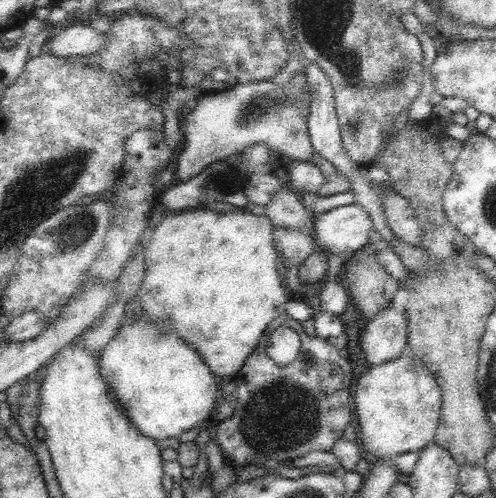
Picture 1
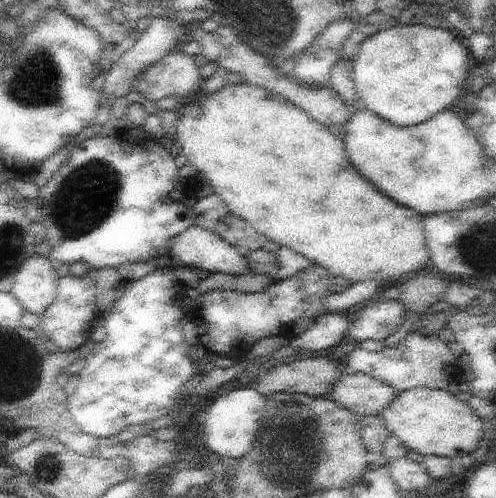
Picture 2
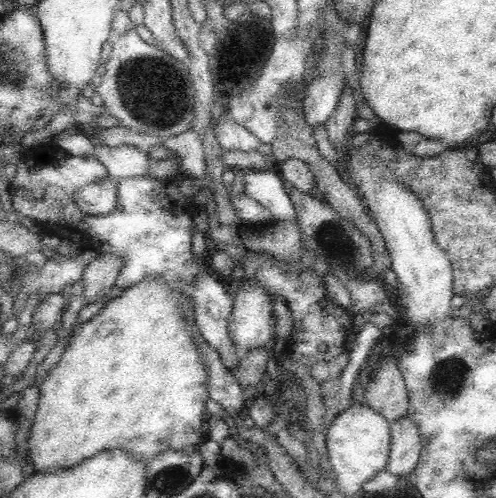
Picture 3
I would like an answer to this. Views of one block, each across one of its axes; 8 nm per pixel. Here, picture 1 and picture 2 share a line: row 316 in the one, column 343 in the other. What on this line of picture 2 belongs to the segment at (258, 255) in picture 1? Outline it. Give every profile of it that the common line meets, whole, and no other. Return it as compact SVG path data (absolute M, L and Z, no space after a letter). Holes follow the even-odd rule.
M245 80L241 84L225 84L223 88L219 88L217 92L213 94L203 94L201 90L197 94L193 94L181 108L179 108L179 120L177 120L177 126L171 130L173 134L173 140L175 144L181 148L181 156L187 158L187 164L191 164L193 168L197 168L199 172L203 172L205 180L209 180L209 184L213 186L213 194L219 196L229 214L235 214L239 218L243 218L245 222L249 222L259 234L265 234L269 240L275 240L281 248L291 248L295 250L297 254L309 258L313 264L321 266L329 276L343 276L349 284L359 284L359 282L369 282L369 280L385 280L385 282L391 282L395 284L393 278L401 276L401 274L417 274L417 272L427 272L431 268L431 254L429 254L429 248L427 248L427 240L425 240L425 228L423 228L423 216L417 214L415 210L411 208L405 208L401 204L397 204L395 200L387 198L385 194L377 192L369 180L365 180L357 170L355 166L351 164L351 160L347 158L347 152L345 152L345 146L343 142L333 136L329 132L327 126L319 124L317 120L313 120L311 116L307 116L299 106L295 106L293 102L289 102L285 96L281 96L279 92L273 92L273 90L267 90L267 88L259 88L259 86L253 86L253 84L247 84Z

